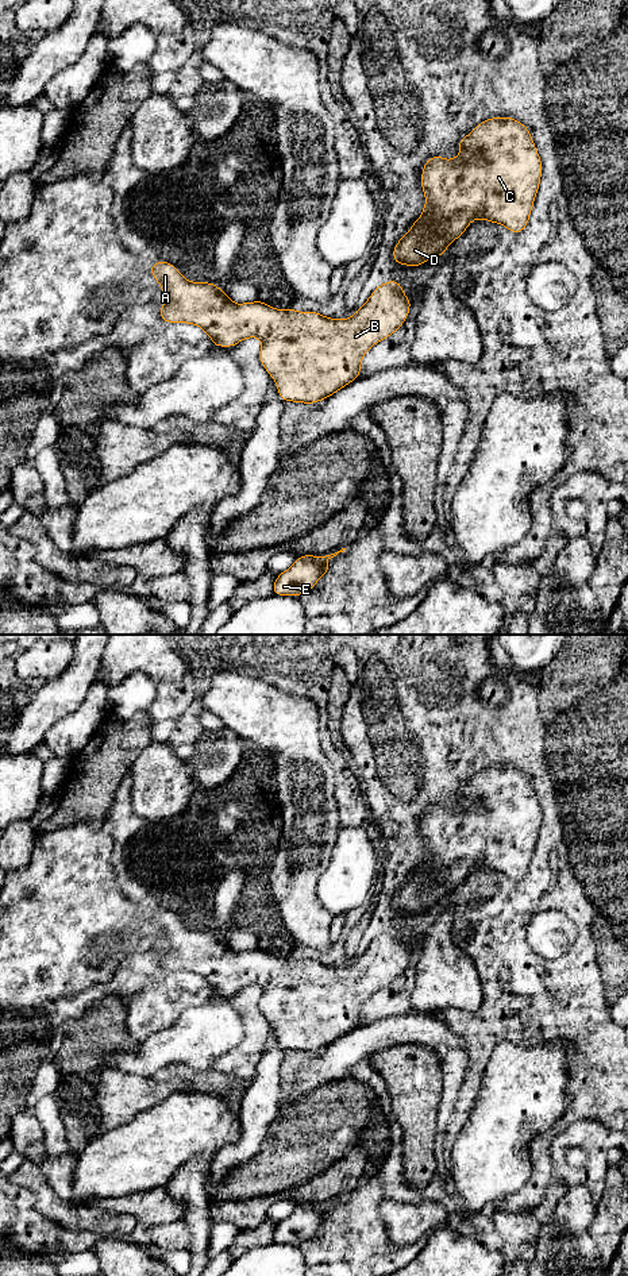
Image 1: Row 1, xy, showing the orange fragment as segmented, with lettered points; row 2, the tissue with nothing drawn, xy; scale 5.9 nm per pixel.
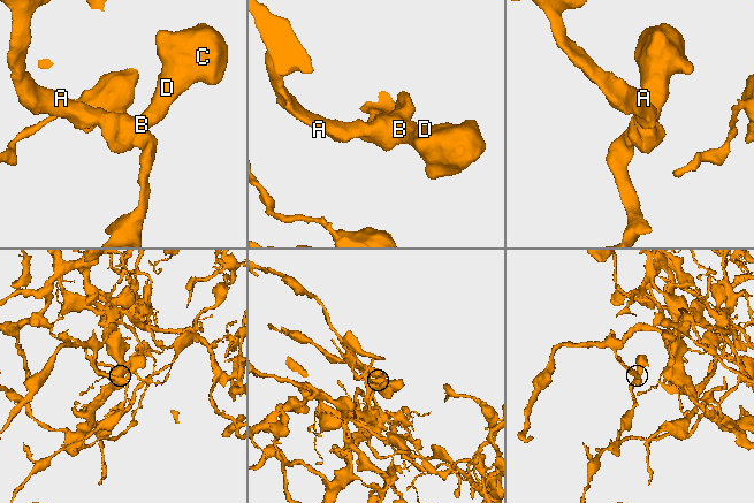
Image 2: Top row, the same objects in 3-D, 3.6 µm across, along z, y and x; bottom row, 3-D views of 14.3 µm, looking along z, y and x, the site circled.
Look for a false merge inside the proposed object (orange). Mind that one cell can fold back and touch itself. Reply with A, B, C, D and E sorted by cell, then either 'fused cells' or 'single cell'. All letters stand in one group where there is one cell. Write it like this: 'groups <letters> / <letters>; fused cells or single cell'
groups A B C D E; single cell

